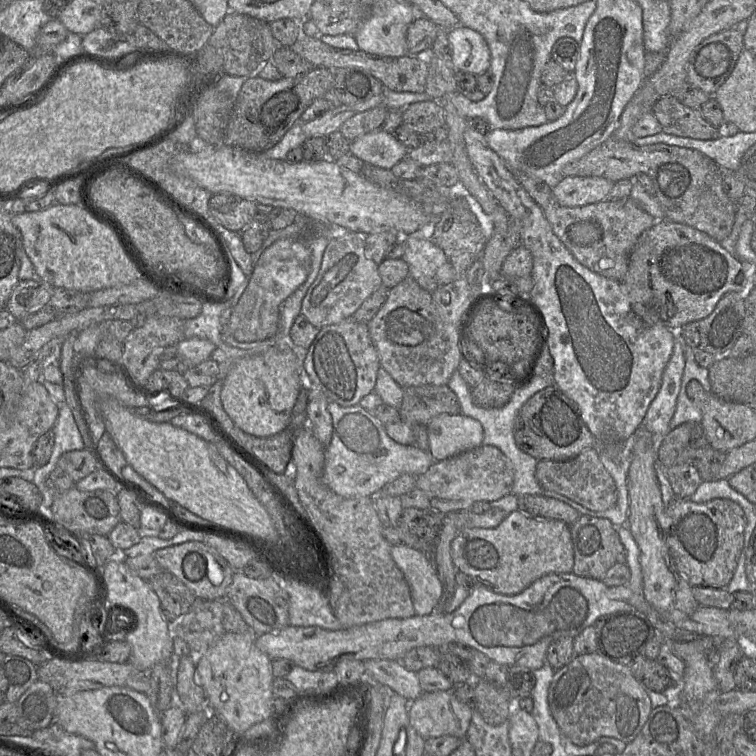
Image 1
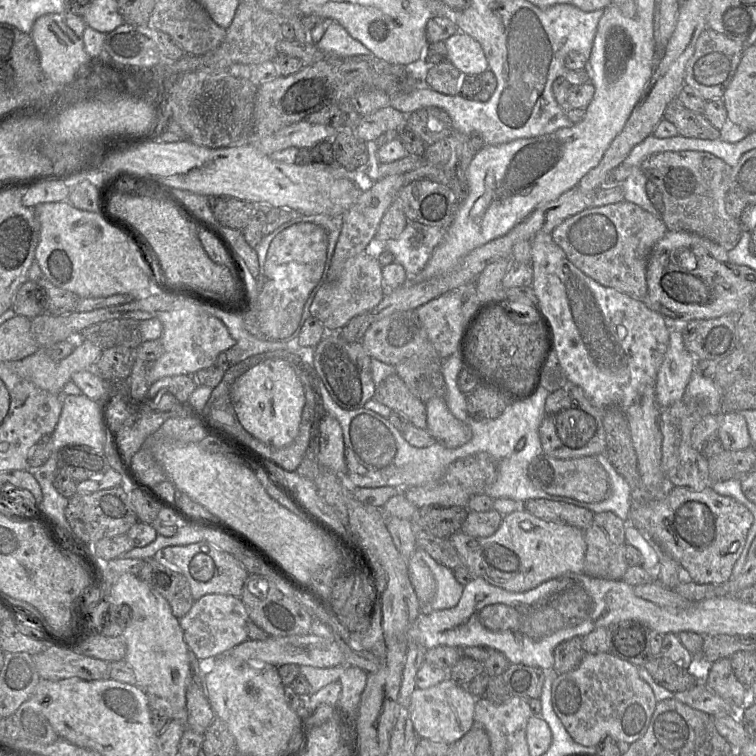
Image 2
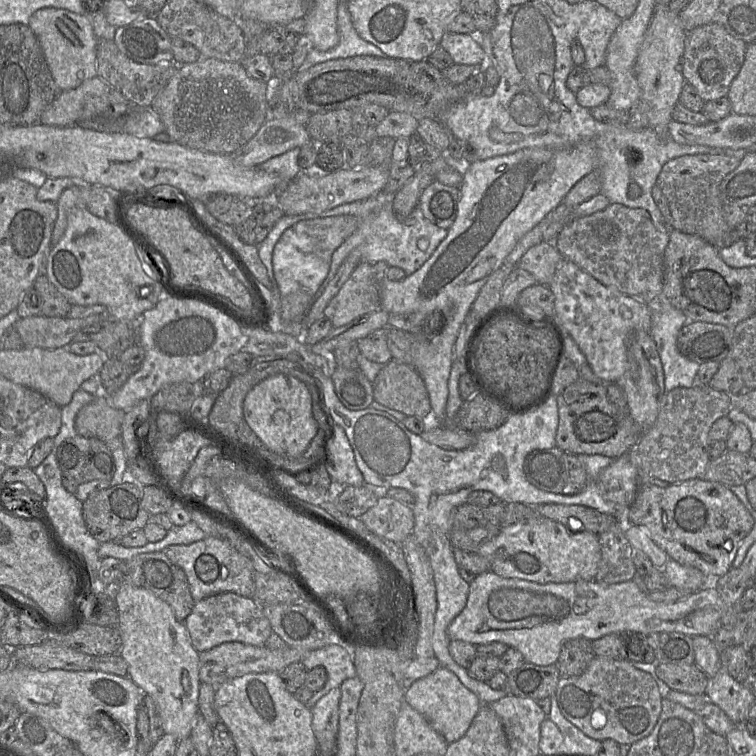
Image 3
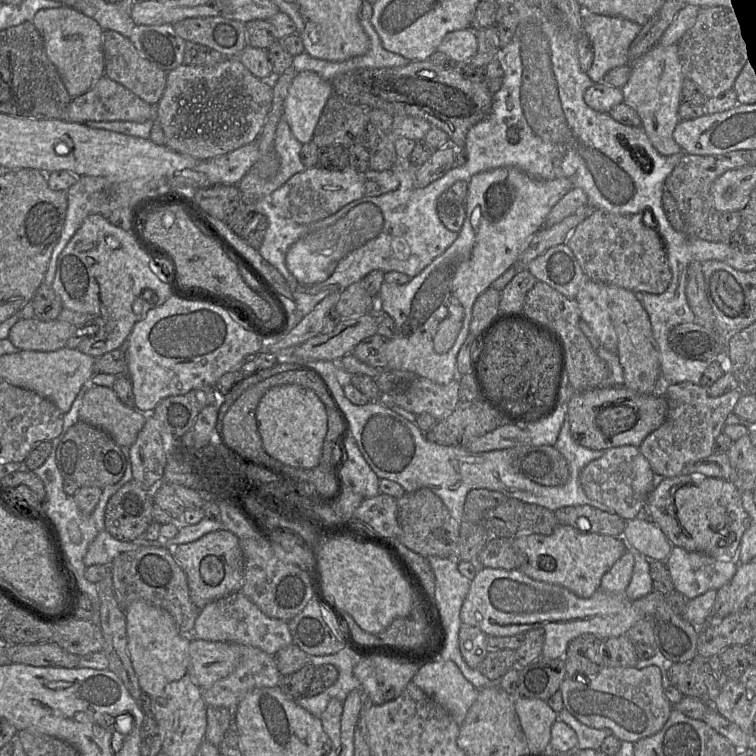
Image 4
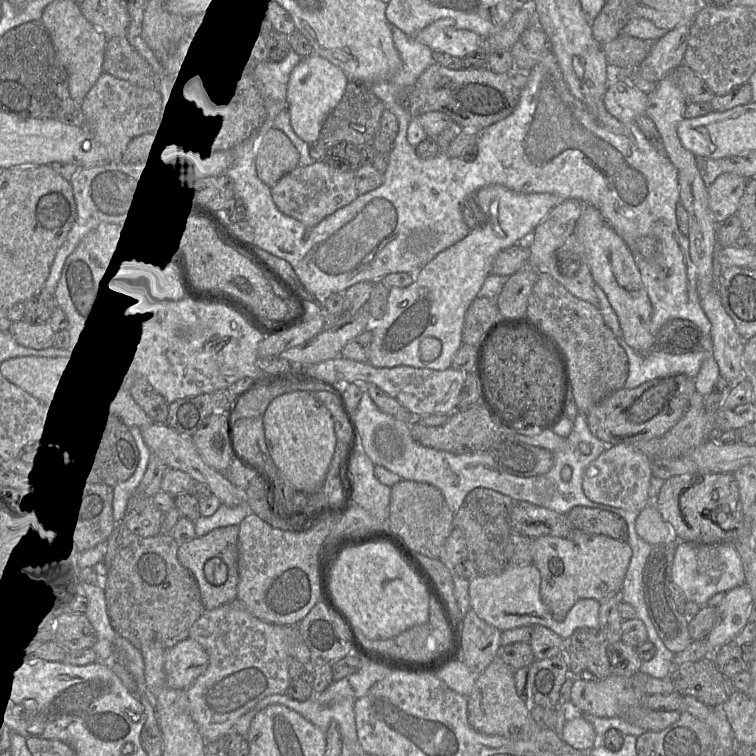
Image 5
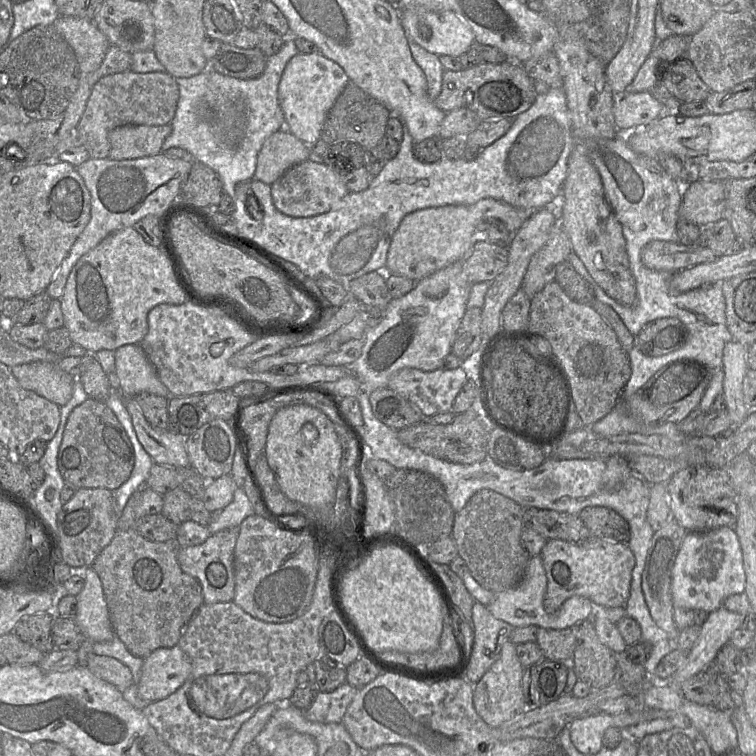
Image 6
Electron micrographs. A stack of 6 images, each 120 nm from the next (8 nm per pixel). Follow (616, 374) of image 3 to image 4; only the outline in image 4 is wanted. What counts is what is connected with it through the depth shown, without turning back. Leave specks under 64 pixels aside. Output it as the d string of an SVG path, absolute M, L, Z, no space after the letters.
M589 279L579 289L575 300L581 319L589 325L601 346L617 353L618 337L610 317L605 285Z

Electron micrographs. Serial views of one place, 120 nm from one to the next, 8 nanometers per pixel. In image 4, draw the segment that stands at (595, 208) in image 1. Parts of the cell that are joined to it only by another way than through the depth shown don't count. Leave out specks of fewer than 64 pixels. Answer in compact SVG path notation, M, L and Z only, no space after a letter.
M593 210L571 232L566 244L589 279L634 293L662 294L667 290L672 272L655 217L646 216L649 212L621 215L606 210Z

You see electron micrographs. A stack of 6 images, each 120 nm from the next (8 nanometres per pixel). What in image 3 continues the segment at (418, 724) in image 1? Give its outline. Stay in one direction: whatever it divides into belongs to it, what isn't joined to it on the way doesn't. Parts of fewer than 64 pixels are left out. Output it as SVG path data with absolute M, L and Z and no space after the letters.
M439 667L433 673L415 681L404 693L404 702L419 712L429 725L450 744L461 739L482 703L450 670Z

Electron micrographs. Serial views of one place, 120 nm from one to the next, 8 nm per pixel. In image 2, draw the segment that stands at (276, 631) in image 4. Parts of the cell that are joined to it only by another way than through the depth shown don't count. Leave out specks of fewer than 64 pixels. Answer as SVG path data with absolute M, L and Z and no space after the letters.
M208 594L193 602L191 609L179 619L183 637L193 655L201 659L221 656L248 639L246 624L249 617L239 597Z

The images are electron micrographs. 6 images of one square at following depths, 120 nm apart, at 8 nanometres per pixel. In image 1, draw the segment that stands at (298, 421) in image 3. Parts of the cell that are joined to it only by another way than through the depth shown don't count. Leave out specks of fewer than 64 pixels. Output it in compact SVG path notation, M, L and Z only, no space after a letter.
M288 343L237 361L229 370L221 390L224 410L244 432L257 437L270 437L283 431L301 391L302 365Z

